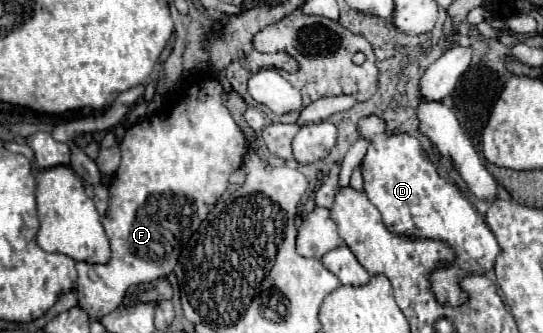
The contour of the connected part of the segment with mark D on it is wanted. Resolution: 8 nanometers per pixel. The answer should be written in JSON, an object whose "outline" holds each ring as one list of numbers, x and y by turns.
{"outline":[[375,115,359,121,359,133,371,141,371,147,363,159,363,189,367,191,371,203,381,211,387,229,399,235,447,241,455,249,455,263,447,269,433,271,431,285,439,303,453,307,461,305,465,301,465,293,459,287,459,279,467,273,485,273,495,265,495,257,501,251,497,239,489,231,485,219,479,217,475,209,459,195,457,187,449,183,449,179,439,177,435,165,421,153,415,137,407,133,387,135,385,123]]}

